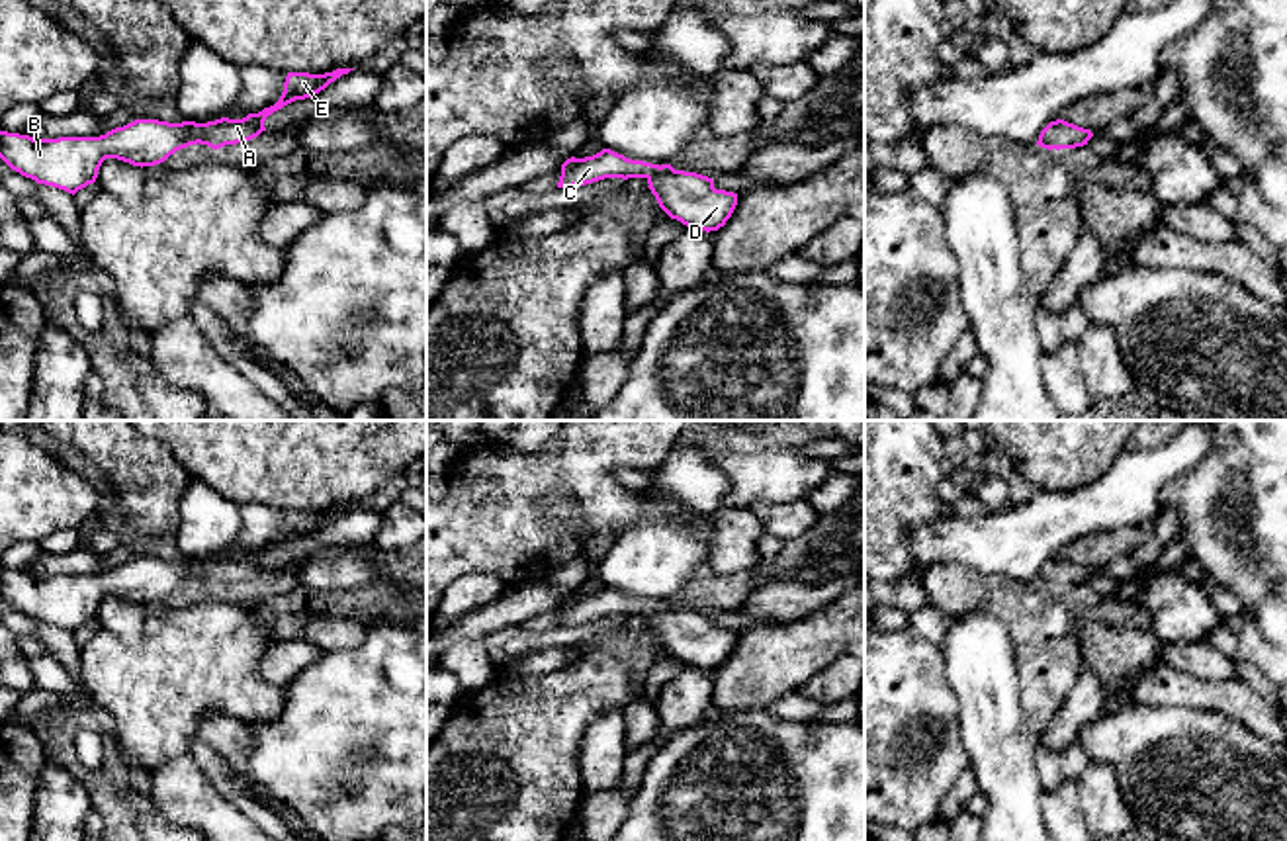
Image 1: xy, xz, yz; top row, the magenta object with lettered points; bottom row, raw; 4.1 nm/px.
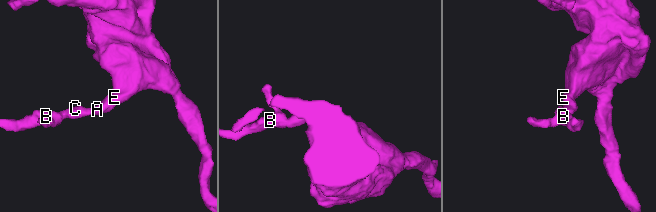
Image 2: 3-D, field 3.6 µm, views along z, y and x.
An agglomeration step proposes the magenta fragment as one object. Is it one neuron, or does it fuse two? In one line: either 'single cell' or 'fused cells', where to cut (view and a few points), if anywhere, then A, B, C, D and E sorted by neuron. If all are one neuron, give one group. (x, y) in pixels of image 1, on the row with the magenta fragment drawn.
single cell | no cut | A B C D E

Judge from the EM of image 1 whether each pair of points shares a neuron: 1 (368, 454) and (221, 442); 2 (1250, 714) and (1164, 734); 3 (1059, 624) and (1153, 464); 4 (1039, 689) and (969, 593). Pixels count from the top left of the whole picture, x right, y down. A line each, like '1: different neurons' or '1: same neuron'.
1: same neuron
2: different neurons
3: different neurons
4: same neuron

